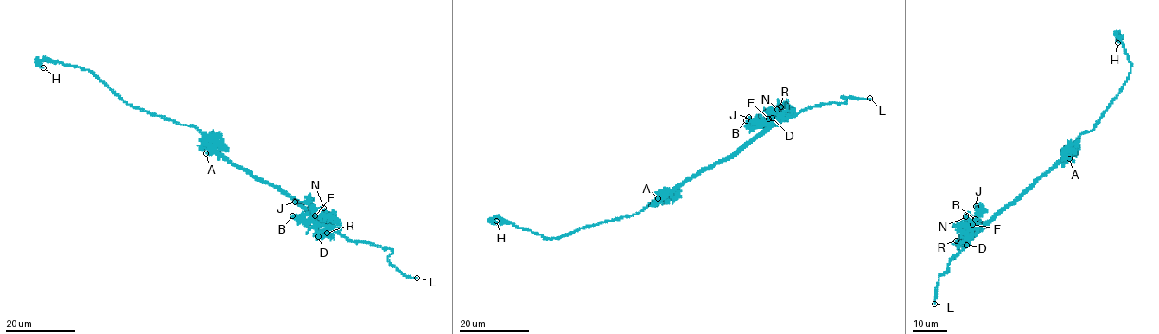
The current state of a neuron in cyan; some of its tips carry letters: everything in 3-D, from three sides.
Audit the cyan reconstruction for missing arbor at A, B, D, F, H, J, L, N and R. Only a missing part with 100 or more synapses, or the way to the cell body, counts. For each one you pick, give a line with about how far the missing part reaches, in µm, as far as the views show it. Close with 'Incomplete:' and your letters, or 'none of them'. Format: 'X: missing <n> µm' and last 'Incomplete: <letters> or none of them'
L: missing 25 µm
Incomplete: L

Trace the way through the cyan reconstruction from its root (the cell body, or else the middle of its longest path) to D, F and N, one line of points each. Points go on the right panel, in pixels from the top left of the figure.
D: (1050, 170), (1022, 196), (995, 214), (966, 245)
F: (1050, 170), (1022, 196), (995, 214), (981, 229), (972, 232), (972, 224)
N: (1050, 170), (983, 226), (969, 224), (965, 216)

